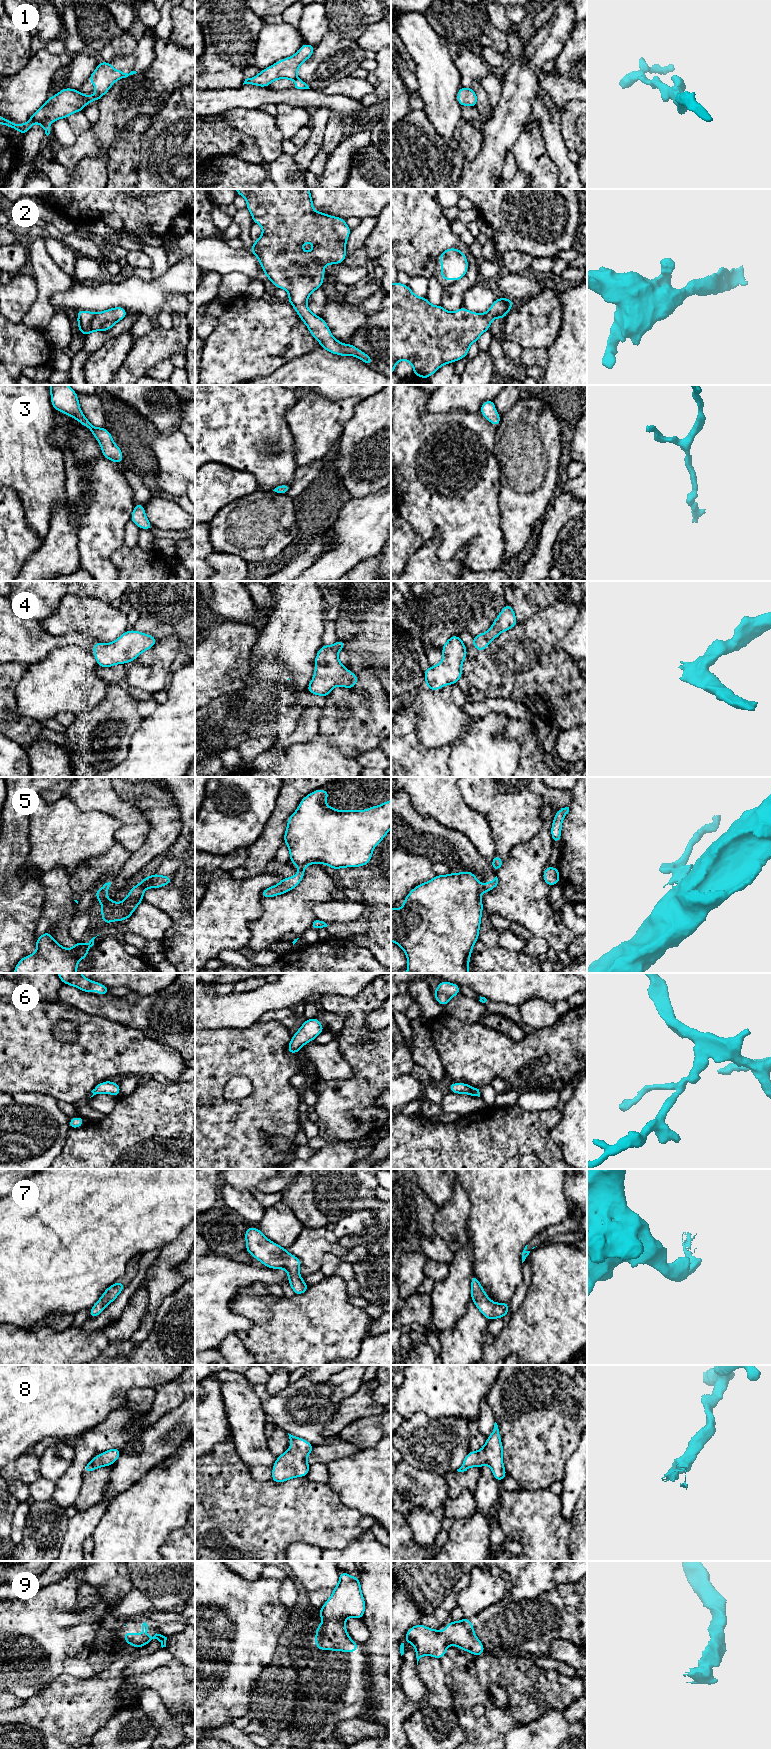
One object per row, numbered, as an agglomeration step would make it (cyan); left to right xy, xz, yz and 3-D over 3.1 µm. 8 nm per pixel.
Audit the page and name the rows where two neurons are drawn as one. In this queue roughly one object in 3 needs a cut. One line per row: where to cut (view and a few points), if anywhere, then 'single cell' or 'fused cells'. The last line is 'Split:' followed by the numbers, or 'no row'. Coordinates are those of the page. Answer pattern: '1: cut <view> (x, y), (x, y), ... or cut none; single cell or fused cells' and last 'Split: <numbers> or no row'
1: cut xz (296, 76), (293, 79); fused cells
2: cut none; single cell
3: cut none; single cell
4: cut none; single cell
5: cut yz (480, 885), (481, 891); fused cells
6: cut none; single cell
7: cut none; single cell
8: cut none; single cell
9: cut none; single cell
Split: 1, 5

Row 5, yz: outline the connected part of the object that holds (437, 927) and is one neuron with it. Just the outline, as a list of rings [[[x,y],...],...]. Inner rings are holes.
[[[471,871],[451,873],[449,875],[436,875],[432,880],[417,885],[403,899],[404,905],[400,910],[391,908],[391,941],[399,945],[408,959],[406,973],[469,973],[468,965],[472,949],[479,937],[483,903],[481,900],[481,884]]]

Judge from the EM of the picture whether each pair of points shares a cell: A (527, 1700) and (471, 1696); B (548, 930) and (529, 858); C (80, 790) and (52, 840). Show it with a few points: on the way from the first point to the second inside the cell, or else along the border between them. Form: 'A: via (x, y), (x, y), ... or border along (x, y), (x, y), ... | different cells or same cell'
A: via (513, 1712), (495, 1712), (485, 1702) | same cell
B: via (533, 912), (527, 904), (527, 876) | same cell
C: border along (64, 795), (69, 797), (81, 810), (96, 811) | different cells

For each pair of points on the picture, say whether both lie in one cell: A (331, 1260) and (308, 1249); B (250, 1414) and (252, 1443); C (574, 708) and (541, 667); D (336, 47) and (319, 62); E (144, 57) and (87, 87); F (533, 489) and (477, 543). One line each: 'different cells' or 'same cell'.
A: different cells
B: same cell
C: same cell
D: same cell
E: same cell
F: different cells

